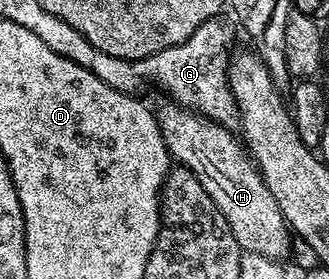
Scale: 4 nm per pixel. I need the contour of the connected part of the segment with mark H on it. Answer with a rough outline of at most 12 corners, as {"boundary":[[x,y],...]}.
{"boundary":[[171,100],[170,157],[215,200],[242,251],[288,259],[275,196],[240,139]]}

